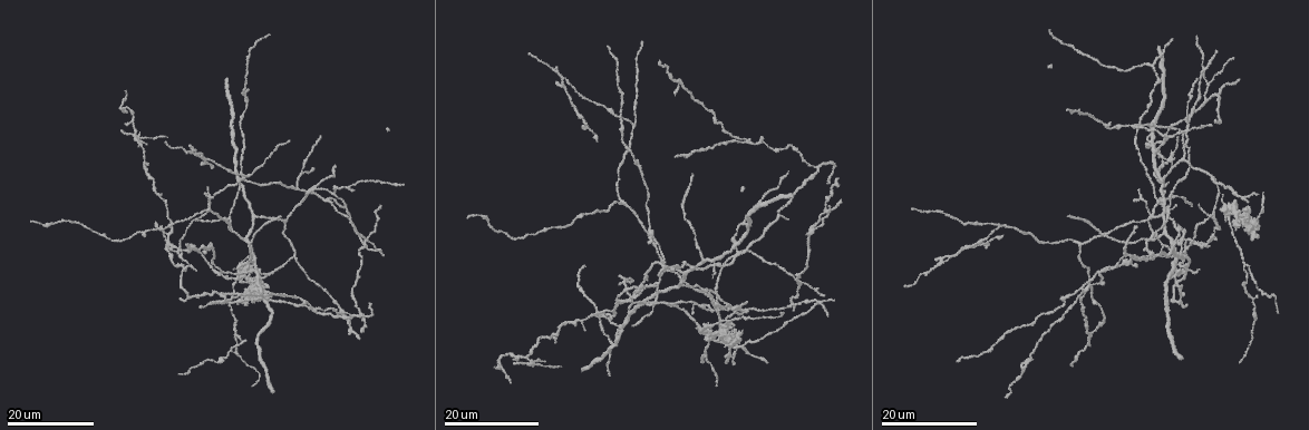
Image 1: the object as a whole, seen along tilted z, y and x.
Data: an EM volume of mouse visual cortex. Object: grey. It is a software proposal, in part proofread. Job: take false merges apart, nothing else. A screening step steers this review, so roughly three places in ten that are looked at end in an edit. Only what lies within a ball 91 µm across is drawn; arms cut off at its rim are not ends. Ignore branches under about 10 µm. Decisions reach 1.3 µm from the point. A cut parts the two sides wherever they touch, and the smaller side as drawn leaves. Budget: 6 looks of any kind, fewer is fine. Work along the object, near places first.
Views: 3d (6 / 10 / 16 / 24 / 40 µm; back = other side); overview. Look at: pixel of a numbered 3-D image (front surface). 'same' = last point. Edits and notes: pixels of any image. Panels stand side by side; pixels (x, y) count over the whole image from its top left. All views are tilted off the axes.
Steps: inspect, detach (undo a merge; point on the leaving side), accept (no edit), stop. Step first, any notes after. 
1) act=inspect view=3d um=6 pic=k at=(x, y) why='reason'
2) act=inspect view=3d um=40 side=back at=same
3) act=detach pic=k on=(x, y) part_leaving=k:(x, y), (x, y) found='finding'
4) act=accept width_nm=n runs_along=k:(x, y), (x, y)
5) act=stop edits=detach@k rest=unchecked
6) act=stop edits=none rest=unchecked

act=inspect view=3d um=24 pic=1 at=(243, 267)

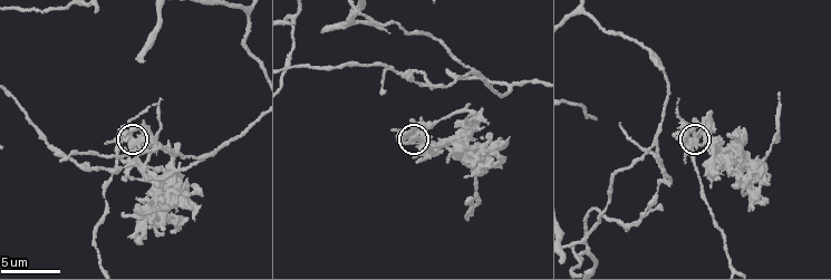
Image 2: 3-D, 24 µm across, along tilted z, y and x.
act=inspect view=3d um=10 pic=2 at=(132, 136) why='closer look'

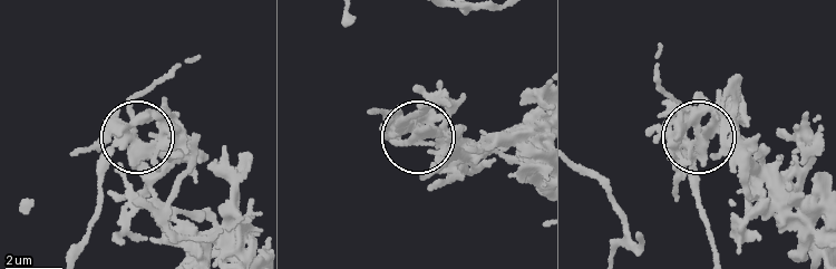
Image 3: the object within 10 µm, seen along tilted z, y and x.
act=detach pic=3 on=(149, 115) found='a second neuron is stuck on'

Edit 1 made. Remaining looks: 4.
act=inspect view=3d um=24 pic=1 at=(706, 258) why='three-way junction'

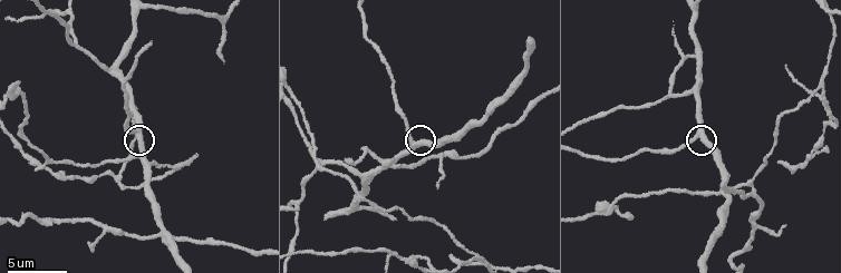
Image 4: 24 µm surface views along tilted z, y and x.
act=inspect view=3d um=6 pic=4 at=(702, 135)

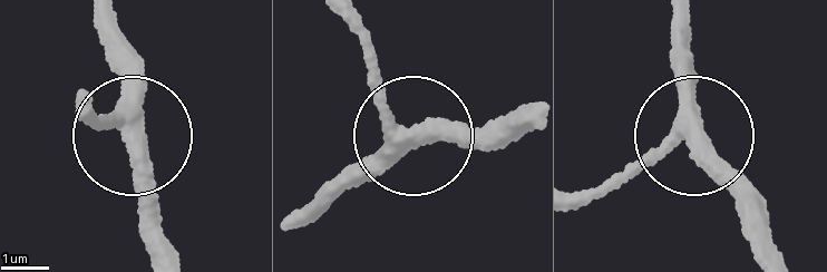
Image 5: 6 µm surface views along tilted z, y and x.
act=inspect view=3d um=6 side=back pic=5 at=(690, 140) why='other side'

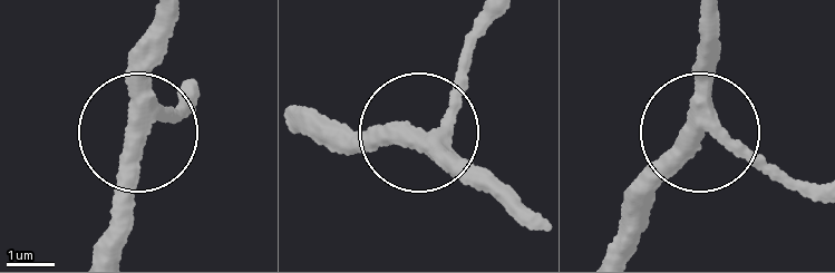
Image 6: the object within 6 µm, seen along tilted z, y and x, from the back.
act=accept runs_along=6:(704, 19), (702, 133), (815, 194) found='all the same neuron'

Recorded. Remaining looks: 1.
act=stop edits=detach@3 rest=unchecked

